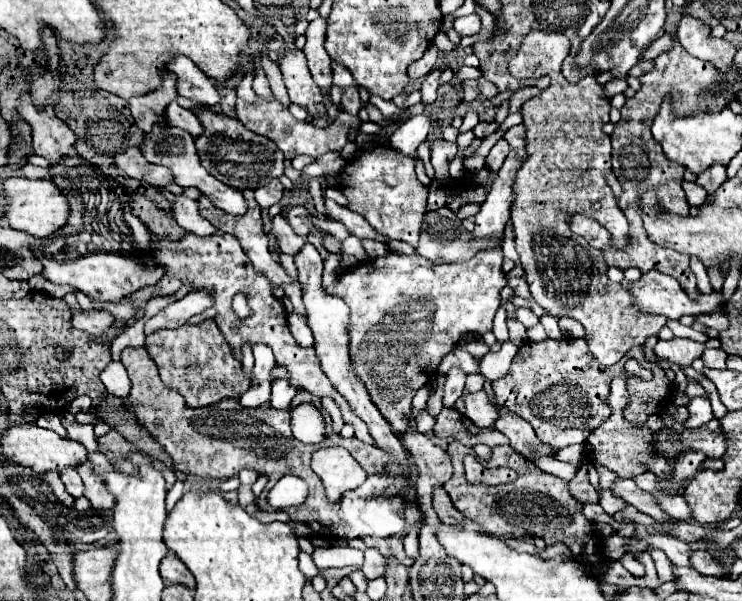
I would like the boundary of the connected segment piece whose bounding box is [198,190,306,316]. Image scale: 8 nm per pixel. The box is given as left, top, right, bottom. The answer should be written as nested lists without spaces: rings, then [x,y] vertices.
[[[244,190],[244,196],[246,196],[246,202],[248,202],[248,212],[246,212],[246,216],[230,216],[230,214],[226,214],[226,212],[218,210],[206,196],[202,196],[202,198],[198,200],[198,204],[200,204],[200,214],[202,214],[206,220],[210,220],[218,230],[236,236],[238,242],[240,242],[240,246],[242,246],[242,250],[244,250],[246,256],[252,260],[254,268],[256,268],[258,272],[262,272],[264,276],[268,276],[268,278],[272,280],[272,284],[282,286],[284,292],[286,292],[286,296],[288,296],[290,302],[294,304],[294,312],[300,314],[300,316],[304,316],[304,314],[306,314],[306,308],[304,308],[304,302],[302,302],[302,286],[300,286],[298,280],[294,280],[294,278],[290,278],[290,276],[286,274],[286,270],[282,268],[280,262],[274,262],[274,258],[270,256],[270,250],[268,250],[268,236],[266,236],[264,230],[262,230],[260,206],[258,206],[256,200],[254,200],[254,192],[252,192],[252,190]]]

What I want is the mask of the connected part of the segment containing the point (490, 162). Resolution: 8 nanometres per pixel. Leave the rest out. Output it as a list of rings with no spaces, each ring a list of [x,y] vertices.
[[[498,140],[496,146],[494,146],[494,148],[490,150],[490,154],[488,154],[486,168],[496,174],[496,172],[502,168],[502,164],[504,164],[504,160],[506,160],[506,156],[508,156],[508,150],[510,150],[510,146],[506,144],[506,140]]]

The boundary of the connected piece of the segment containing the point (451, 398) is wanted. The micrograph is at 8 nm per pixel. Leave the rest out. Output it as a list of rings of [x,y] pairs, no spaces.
[[[452,368],[448,372],[448,380],[444,386],[444,406],[446,408],[454,408],[454,402],[462,396],[464,382],[466,382],[466,374],[460,368]]]

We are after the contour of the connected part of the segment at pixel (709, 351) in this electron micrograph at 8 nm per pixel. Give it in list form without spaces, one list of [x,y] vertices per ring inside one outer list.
[[[706,348],[704,354],[700,356],[702,362],[708,366],[708,368],[718,368],[718,370],[724,370],[726,368],[726,352],[724,350],[714,350],[714,348]]]

